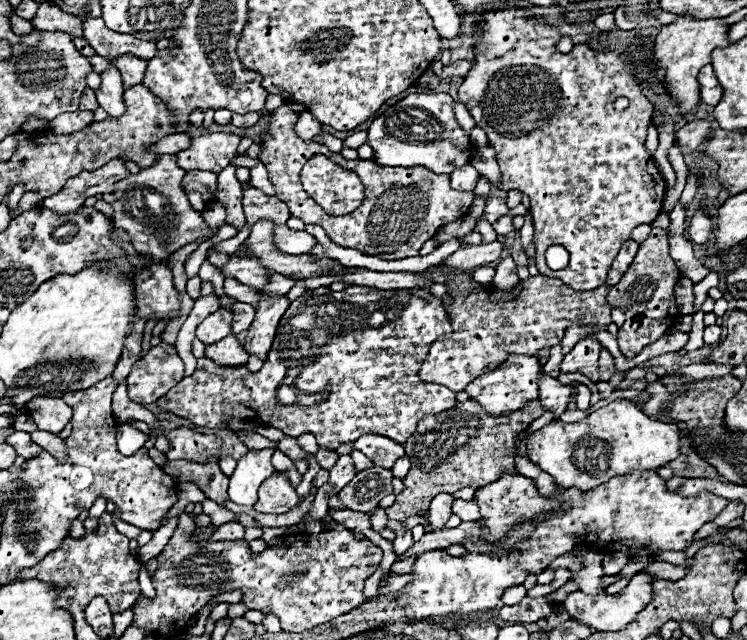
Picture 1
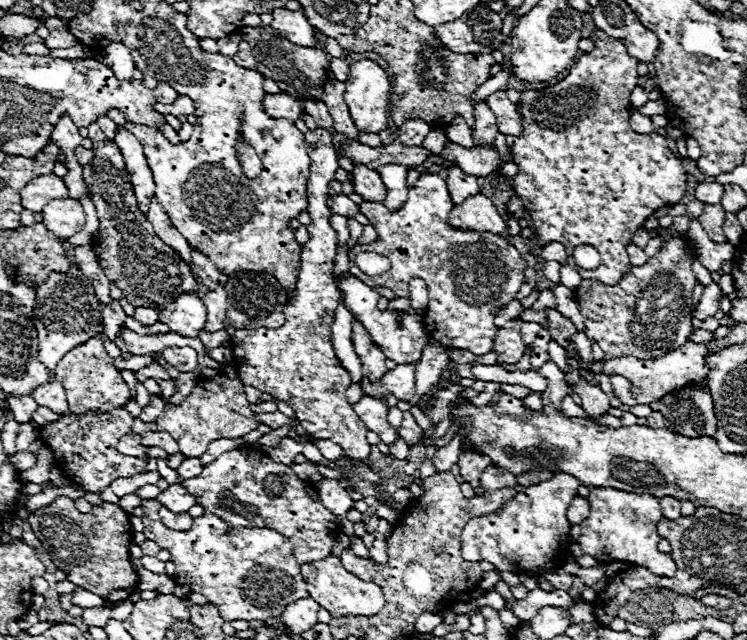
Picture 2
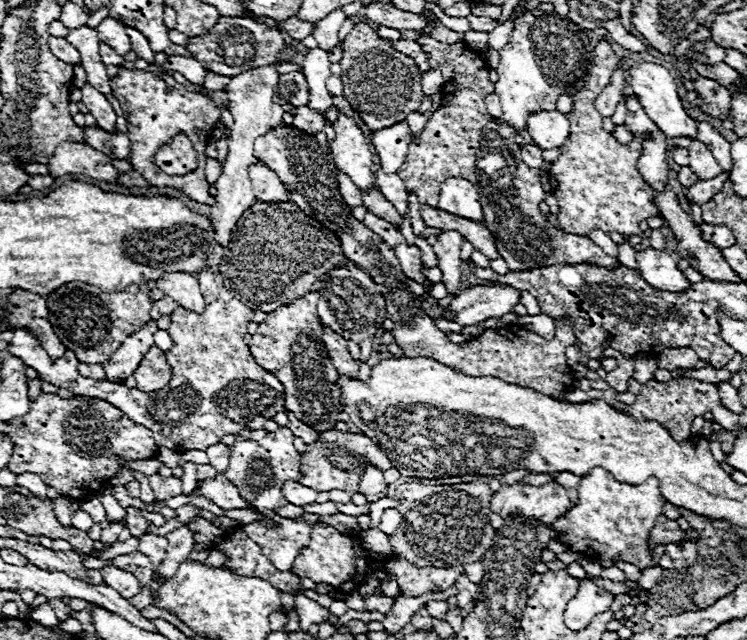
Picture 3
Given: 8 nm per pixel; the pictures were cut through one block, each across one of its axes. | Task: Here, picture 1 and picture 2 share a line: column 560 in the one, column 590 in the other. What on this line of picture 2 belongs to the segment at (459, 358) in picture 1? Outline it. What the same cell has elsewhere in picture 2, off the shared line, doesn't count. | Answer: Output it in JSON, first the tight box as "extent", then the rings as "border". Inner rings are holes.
{"extent":[576,238,696,360],"border":[[[670,238],[660,246],[650,264],[656,266],[658,274],[628,274],[620,284],[604,288],[584,280],[576,290],[576,302],[584,316],[586,336],[596,340],[604,352],[604,358],[616,356],[640,356],[652,360],[664,356],[688,342],[692,292],[696,286],[696,276],[692,272],[694,254],[686,238]]]}

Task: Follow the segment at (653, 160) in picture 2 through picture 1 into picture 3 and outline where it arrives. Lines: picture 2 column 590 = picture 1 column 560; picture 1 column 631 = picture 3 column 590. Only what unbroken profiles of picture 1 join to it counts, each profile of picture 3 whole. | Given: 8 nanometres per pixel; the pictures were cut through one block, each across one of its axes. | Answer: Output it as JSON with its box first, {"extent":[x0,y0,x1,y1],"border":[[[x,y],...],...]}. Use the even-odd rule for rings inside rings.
{"extent":[548,40,660,236],"border":[[[600,40],[594,48],[594,60],[592,68],[588,70],[586,84],[572,96],[574,110],[566,114],[570,120],[570,136],[566,144],[558,148],[560,156],[548,170],[548,180],[558,200],[558,228],[576,236],[588,236],[592,230],[632,236],[640,234],[642,220],[660,216],[658,206],[652,202],[652,188],[636,170],[636,160],[642,154],[644,134],[636,134],[630,144],[620,144],[602,128],[604,118],[592,104],[592,100],[610,84],[610,74],[614,72],[616,64],[618,58],[610,42]]]}

